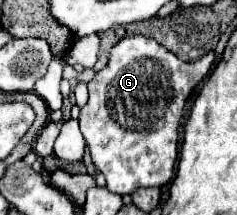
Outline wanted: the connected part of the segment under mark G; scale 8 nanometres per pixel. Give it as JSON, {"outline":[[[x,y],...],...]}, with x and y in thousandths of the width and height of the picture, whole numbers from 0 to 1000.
{"outline":[[[553,167],[553,177],[511,177],[502,205],[477,214],[468,260],[460,260],[460,298],[409,335],[409,353],[376,381],[376,474],[342,502],[333,530],[333,586],[342,614],[367,651],[367,679],[384,698],[384,744],[401,763],[401,781],[451,828],[451,884],[485,893],[485,902],[561,902],[578,874],[646,874],[646,865],[696,865],[705,847],[722,847],[730,809],[738,809],[738,753],[755,735],[755,577],[772,549],[772,502],[797,465],[797,447],[814,437],[814,419],[865,372],[865,353],[882,344],[890,307],[907,288],[907,242],[873,242],[865,260],[848,260],[823,288],[772,288],[764,270],[747,270],[730,242],[713,242],[705,223],[688,223],[671,195],[654,195],[646,177],[612,177],[612,167]]]}

